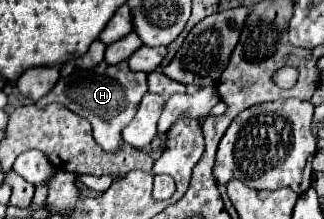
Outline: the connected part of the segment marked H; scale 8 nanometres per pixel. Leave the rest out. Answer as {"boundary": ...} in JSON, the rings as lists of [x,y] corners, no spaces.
{"boundary":[[[101,62],[91,70],[75,70],[71,76],[61,78],[57,86],[37,102],[37,108],[43,108],[51,102],[59,102],[61,106],[69,108],[71,112],[91,122],[93,138],[105,152],[115,152],[125,144],[121,138],[121,130],[125,128],[125,124],[129,124],[129,120],[133,120],[137,104],[145,94],[147,94],[145,72],[133,72],[127,66],[127,62],[119,62],[115,66]]]}

